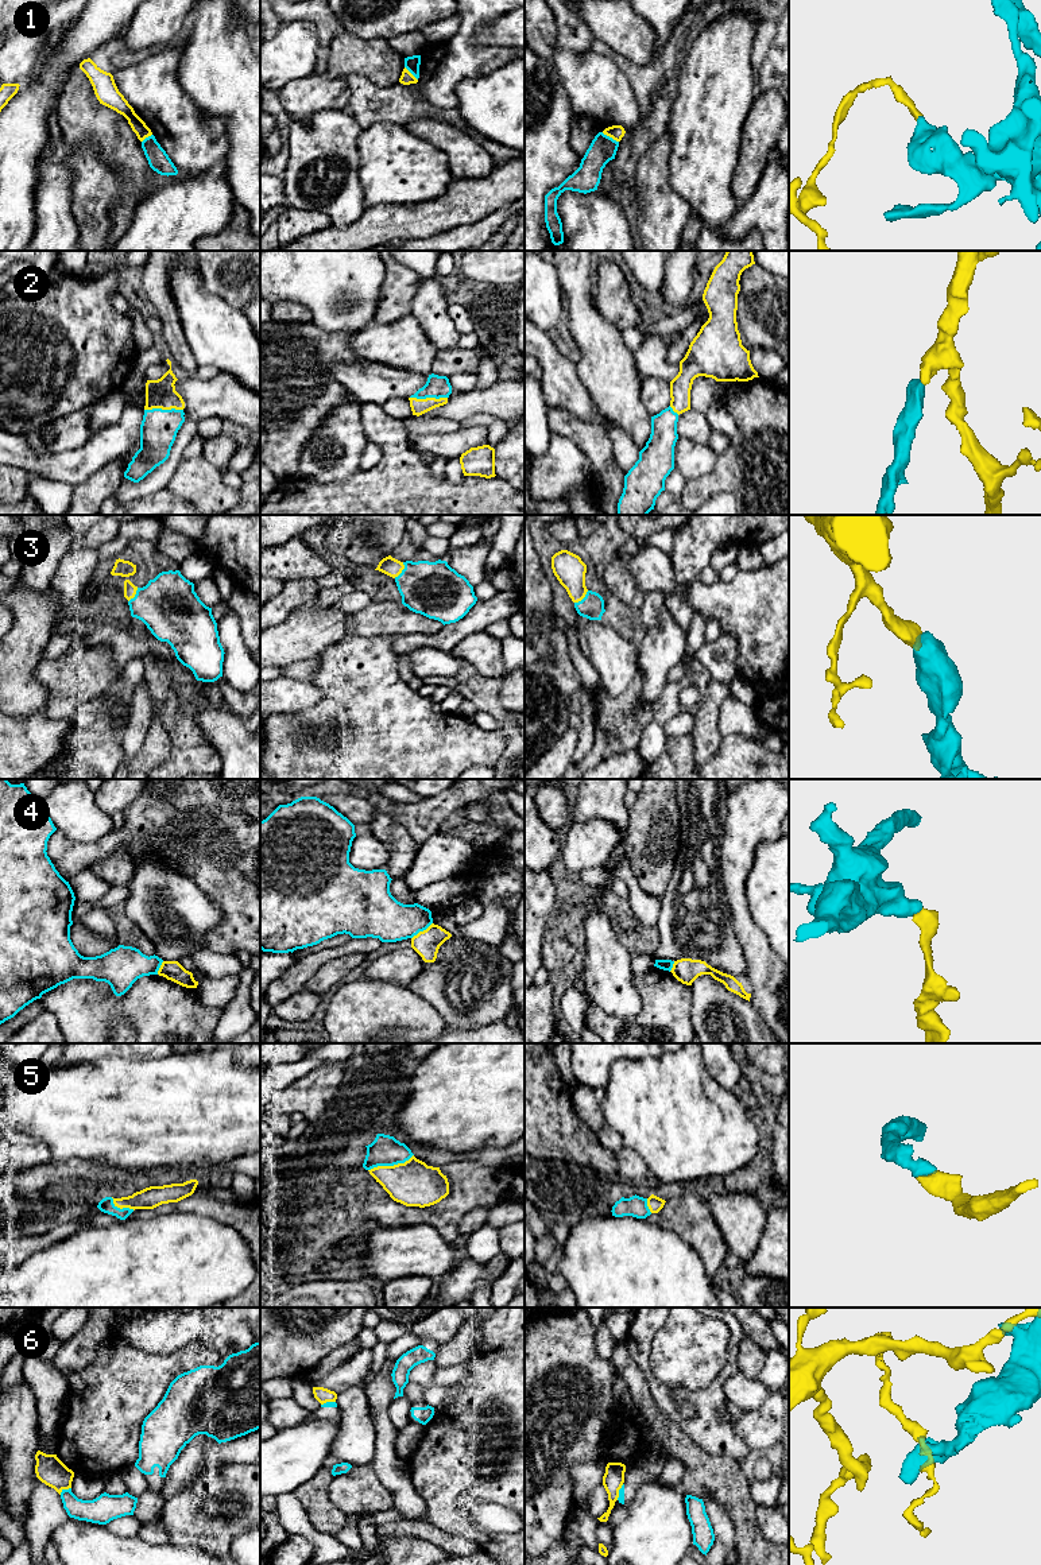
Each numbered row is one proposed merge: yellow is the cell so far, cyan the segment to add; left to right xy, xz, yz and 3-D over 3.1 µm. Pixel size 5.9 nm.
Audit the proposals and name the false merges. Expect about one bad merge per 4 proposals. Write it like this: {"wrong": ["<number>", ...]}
{"wrong": ["1", "4", "6"]}

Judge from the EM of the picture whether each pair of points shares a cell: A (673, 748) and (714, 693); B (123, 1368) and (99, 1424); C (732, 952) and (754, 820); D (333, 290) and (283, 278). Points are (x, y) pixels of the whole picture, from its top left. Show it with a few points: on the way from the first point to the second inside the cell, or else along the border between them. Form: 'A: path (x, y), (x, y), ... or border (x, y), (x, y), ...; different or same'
A: border (689, 735), (693, 743), (693, 760), (697, 764); different
B: path (123, 1382), (123, 1386), (108, 1401), (105, 1410); same
C: border (727, 905), (731, 913), (732, 930), (747, 965); different
D: path (321, 278), (295, 278); same

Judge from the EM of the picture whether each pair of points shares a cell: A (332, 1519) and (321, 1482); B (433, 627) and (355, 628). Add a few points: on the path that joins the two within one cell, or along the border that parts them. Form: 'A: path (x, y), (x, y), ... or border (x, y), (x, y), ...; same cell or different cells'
A: path (322, 1510), (321, 1491); same cell
B: path (414, 623), (374, 623); same cell

